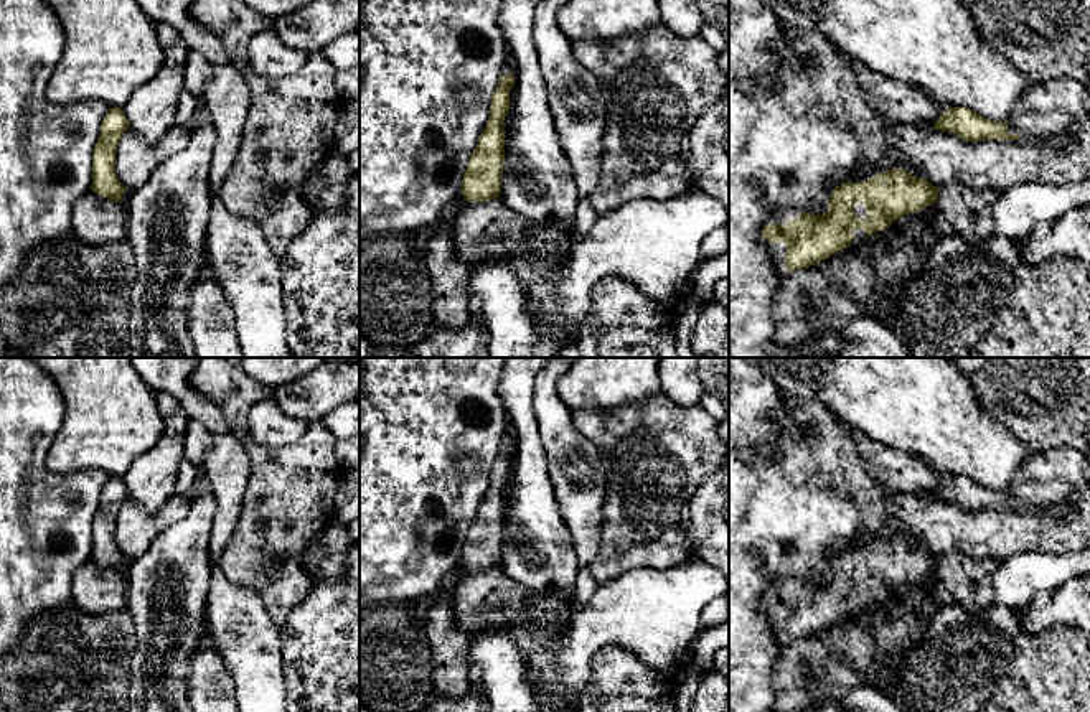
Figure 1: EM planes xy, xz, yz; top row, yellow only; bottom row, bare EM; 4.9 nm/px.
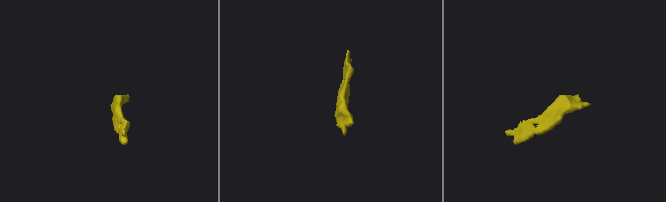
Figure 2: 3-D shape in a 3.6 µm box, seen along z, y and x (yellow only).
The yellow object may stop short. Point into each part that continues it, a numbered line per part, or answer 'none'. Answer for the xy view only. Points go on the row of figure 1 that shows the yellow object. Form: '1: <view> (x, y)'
none

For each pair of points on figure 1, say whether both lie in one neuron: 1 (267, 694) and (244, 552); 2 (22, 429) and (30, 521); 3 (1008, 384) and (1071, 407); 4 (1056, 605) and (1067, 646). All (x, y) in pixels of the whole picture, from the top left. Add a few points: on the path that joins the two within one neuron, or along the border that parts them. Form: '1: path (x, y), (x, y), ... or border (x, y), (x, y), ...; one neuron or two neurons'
1: border (220, 566), (261, 597), (272, 622); two neurons
2: path (22, 452), (22, 498); one neuron
3: path (1023, 384), (1043, 384), (1056, 396); one neuron
4: border (1072, 625), (1051, 625), (1034, 633), (1023, 633); two neurons

